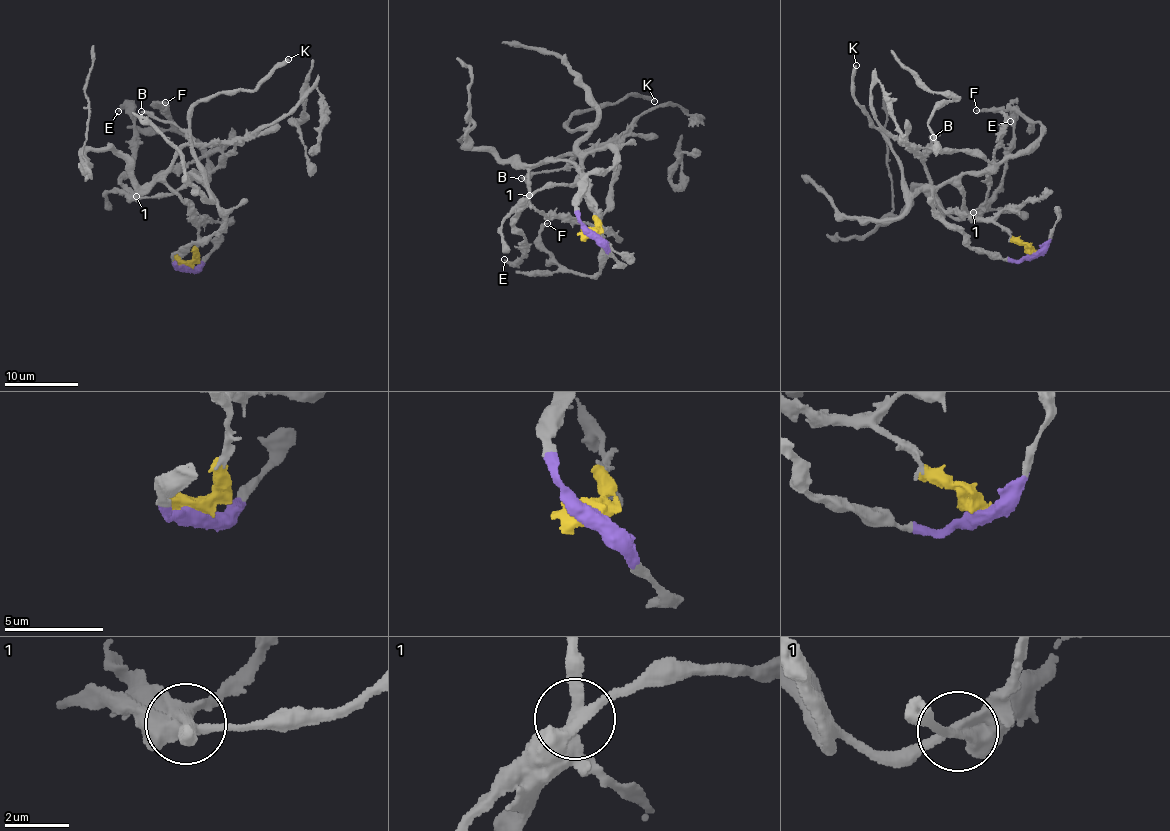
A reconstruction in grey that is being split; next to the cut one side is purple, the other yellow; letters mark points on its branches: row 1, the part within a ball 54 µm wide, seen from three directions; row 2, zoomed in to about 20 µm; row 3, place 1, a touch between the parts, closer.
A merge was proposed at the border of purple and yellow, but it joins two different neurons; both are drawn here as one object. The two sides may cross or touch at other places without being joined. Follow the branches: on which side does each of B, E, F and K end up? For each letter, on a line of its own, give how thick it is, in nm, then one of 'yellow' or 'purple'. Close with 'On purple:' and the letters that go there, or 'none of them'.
B: calibre 320 nm; yellow
E: calibre 200 nm; yellow
F: calibre 260 nm; purple
K: calibre 320 nm; purple
On purple: F, K

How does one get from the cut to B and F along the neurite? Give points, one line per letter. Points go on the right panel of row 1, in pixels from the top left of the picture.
B: (1032, 253), (1000, 226), (950, 214), (933, 198), (924, 150), (931, 145), (929, 139), (934, 136)
F: (1032, 255), (990, 259), (935, 212), (944, 184), (997, 168), (1040, 135), (1019, 112), (976, 110)

